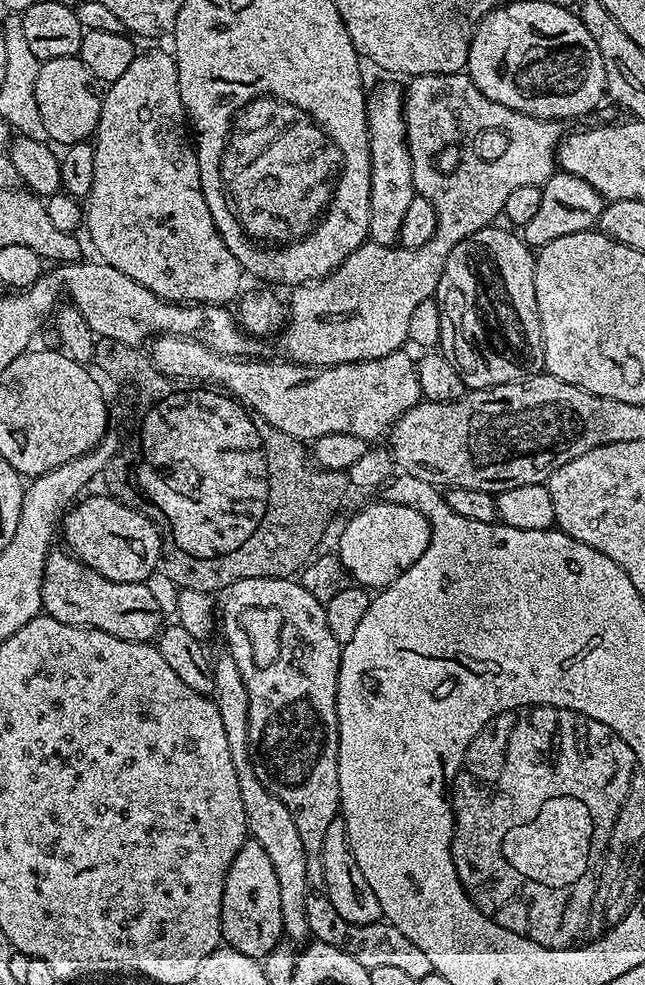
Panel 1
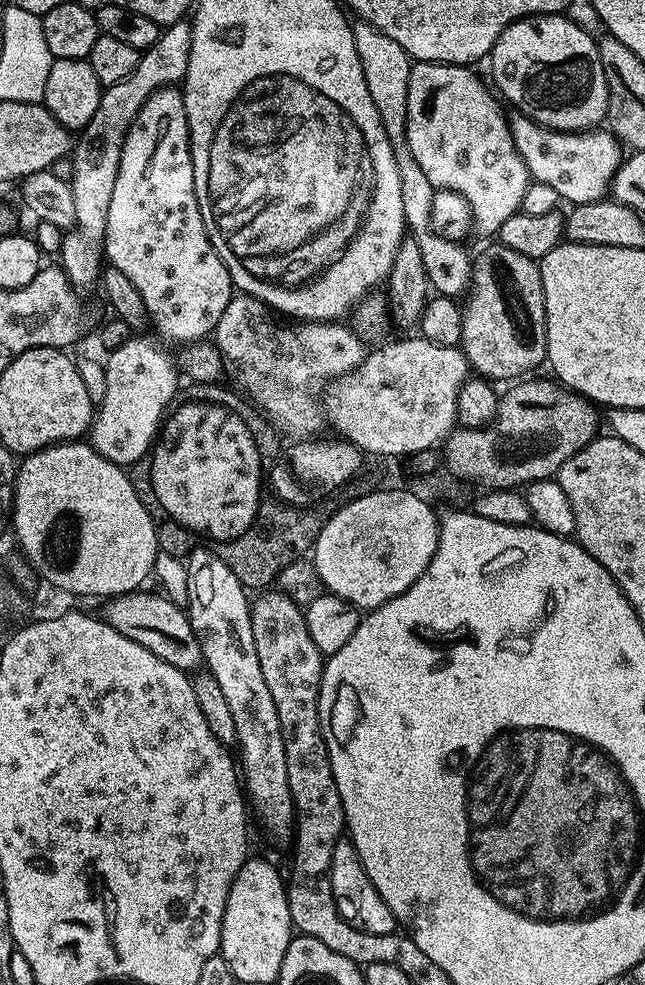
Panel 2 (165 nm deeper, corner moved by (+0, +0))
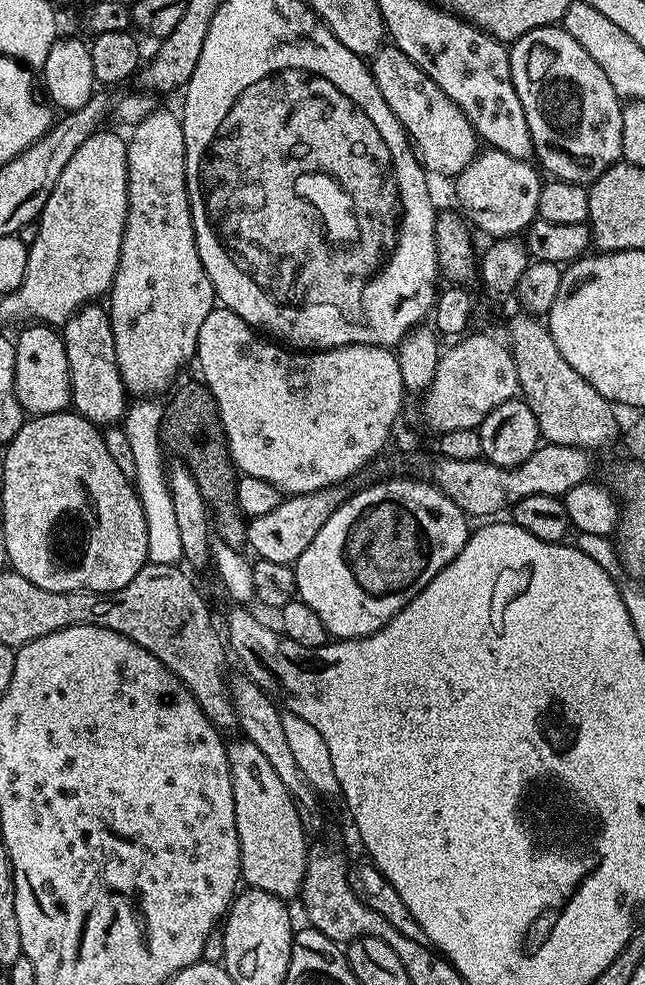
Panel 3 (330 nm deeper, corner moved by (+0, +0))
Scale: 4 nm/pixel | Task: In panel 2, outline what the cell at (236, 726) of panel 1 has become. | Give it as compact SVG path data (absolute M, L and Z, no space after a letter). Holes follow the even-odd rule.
M211 547L194 549L186 556L186 563L188 621L200 643L203 663L218 686L222 686L222 695L230 706L230 714L234 714L247 795L274 835L284 836L287 832L289 835L294 828L296 807L292 801L290 774L286 774L286 746L282 726L278 722L278 710L274 706L270 686L266 686L266 678L262 678L258 650L254 650L249 589Z

